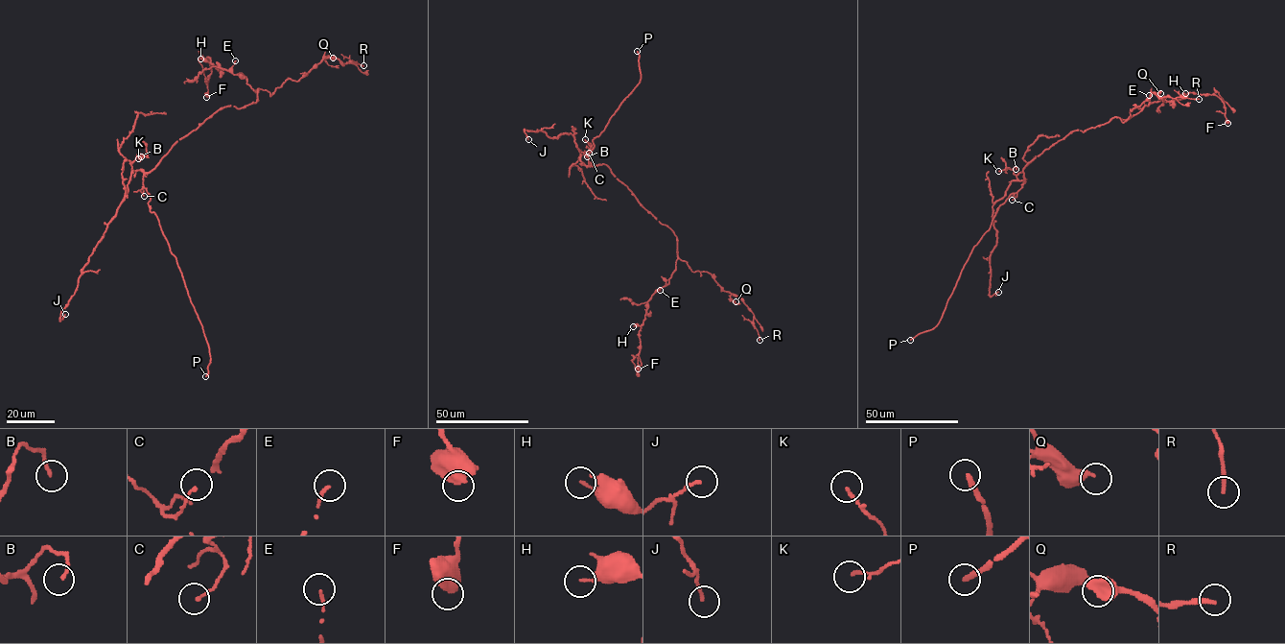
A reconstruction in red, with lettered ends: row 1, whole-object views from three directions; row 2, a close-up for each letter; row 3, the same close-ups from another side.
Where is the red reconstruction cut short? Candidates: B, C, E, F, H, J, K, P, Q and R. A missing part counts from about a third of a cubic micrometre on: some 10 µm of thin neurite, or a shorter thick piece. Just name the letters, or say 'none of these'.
E, P

